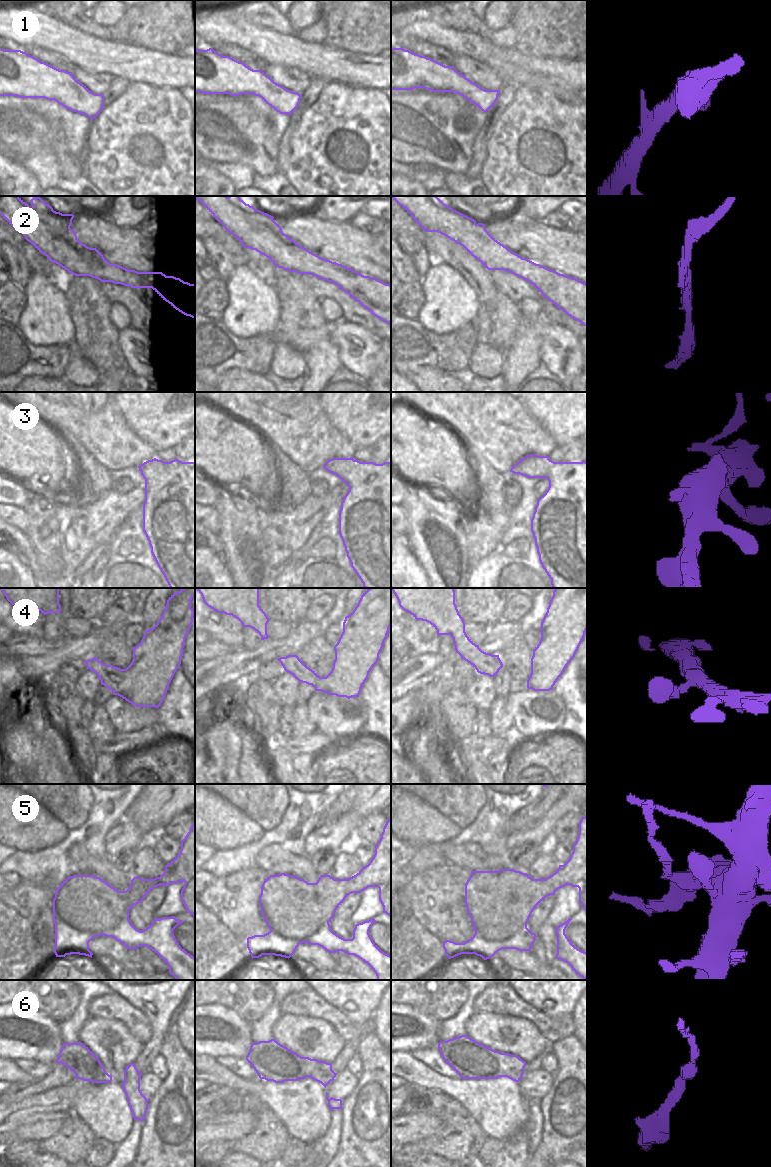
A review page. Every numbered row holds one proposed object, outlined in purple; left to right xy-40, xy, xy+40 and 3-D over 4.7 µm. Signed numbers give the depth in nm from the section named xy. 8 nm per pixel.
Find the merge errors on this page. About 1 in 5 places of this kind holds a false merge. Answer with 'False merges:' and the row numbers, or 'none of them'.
False merges: none of them

